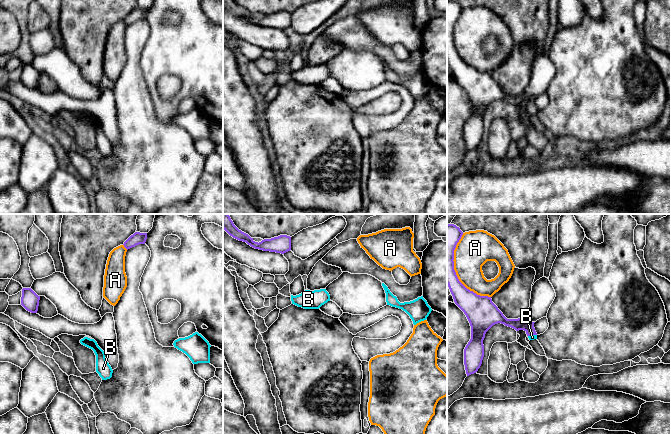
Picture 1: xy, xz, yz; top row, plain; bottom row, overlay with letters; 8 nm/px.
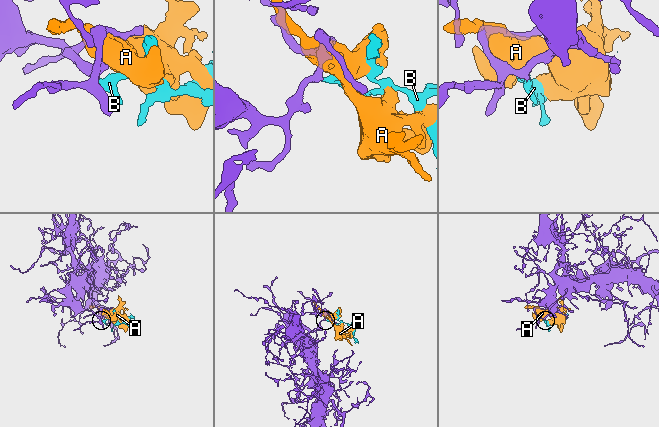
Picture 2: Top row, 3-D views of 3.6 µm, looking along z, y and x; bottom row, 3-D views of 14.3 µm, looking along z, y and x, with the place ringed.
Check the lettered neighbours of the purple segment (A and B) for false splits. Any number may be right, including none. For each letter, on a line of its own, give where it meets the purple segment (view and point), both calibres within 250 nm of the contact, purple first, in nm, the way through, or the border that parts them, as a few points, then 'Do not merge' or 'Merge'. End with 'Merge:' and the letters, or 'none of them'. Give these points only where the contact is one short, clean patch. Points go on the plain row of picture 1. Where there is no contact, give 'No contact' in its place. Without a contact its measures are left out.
A: Touches purple at yz (455, 48). Thickness 170 nm (purple) against 280 nm. Do not merge
B: Touches purple at yz (532, 110). Thickness 100 nm (purple) against 50 nm. Path across: yz (518, 100), (522, 100), (532, 110), (532, 113). Merge
Merge: B

